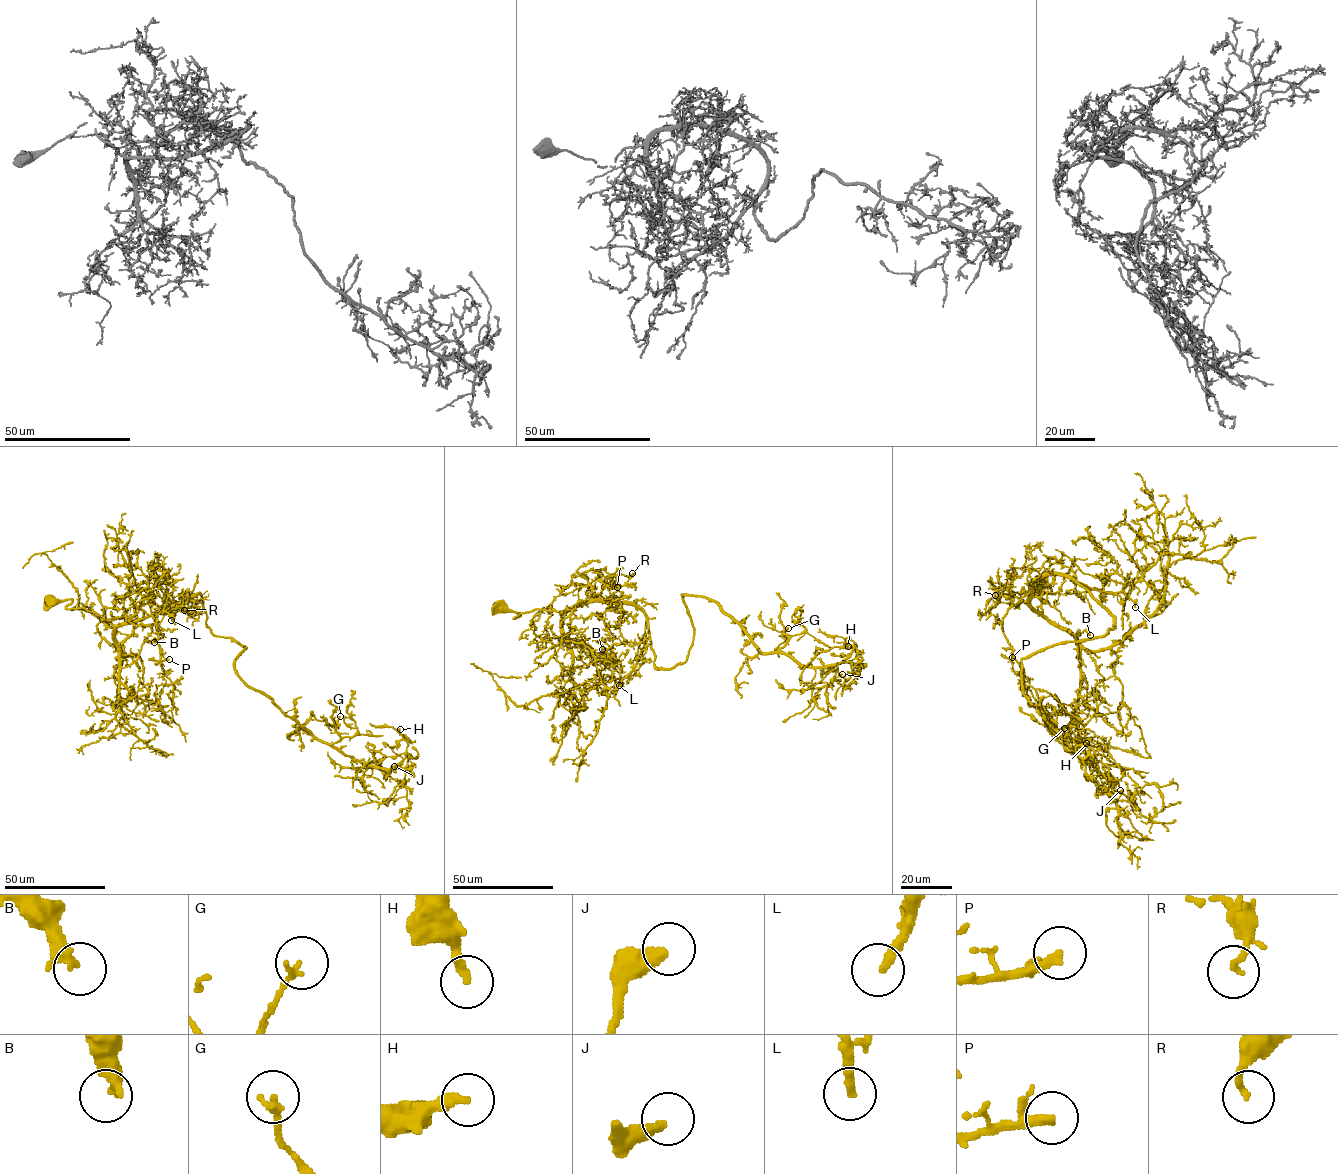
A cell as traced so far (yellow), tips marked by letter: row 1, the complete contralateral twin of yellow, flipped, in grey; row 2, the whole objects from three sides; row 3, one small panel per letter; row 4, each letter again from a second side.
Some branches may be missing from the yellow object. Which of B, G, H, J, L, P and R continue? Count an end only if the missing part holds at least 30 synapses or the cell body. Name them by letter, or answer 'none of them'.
P

